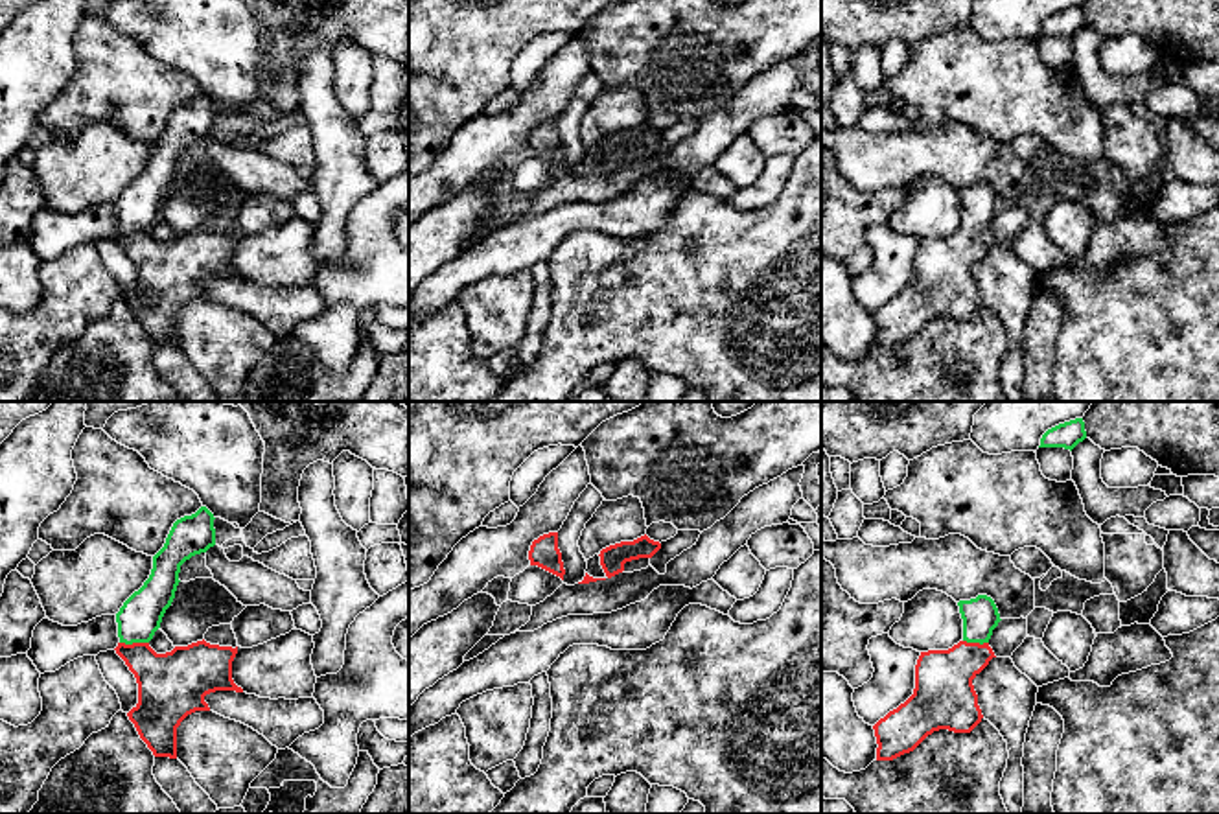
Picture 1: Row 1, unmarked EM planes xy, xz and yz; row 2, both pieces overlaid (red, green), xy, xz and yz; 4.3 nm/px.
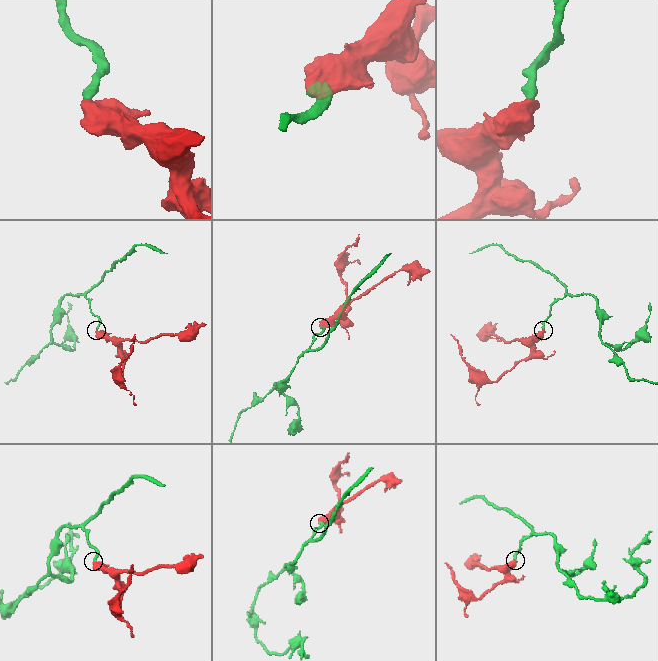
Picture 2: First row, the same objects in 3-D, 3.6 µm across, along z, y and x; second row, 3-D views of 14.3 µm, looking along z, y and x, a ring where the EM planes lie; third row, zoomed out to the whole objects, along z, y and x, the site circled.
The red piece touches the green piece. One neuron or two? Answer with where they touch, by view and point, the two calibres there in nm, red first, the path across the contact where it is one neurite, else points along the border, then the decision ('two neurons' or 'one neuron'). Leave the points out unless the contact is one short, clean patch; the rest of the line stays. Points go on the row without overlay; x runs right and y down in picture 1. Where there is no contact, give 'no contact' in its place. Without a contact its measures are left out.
xy (135, 231) | 300/190 nm | across xy (172, 273), (135, 231), (135, 216), (140, 203) | one neuron

